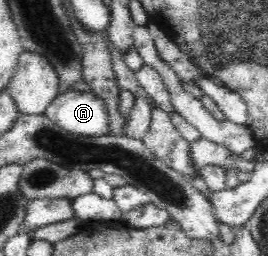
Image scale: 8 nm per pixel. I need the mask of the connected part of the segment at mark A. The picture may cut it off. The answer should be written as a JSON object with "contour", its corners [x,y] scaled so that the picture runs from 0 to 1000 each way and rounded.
{"contour":[[[265,352],[220,367],[164,453],[287,535],[373,539],[414,520],[399,418],[347,355]]]}

